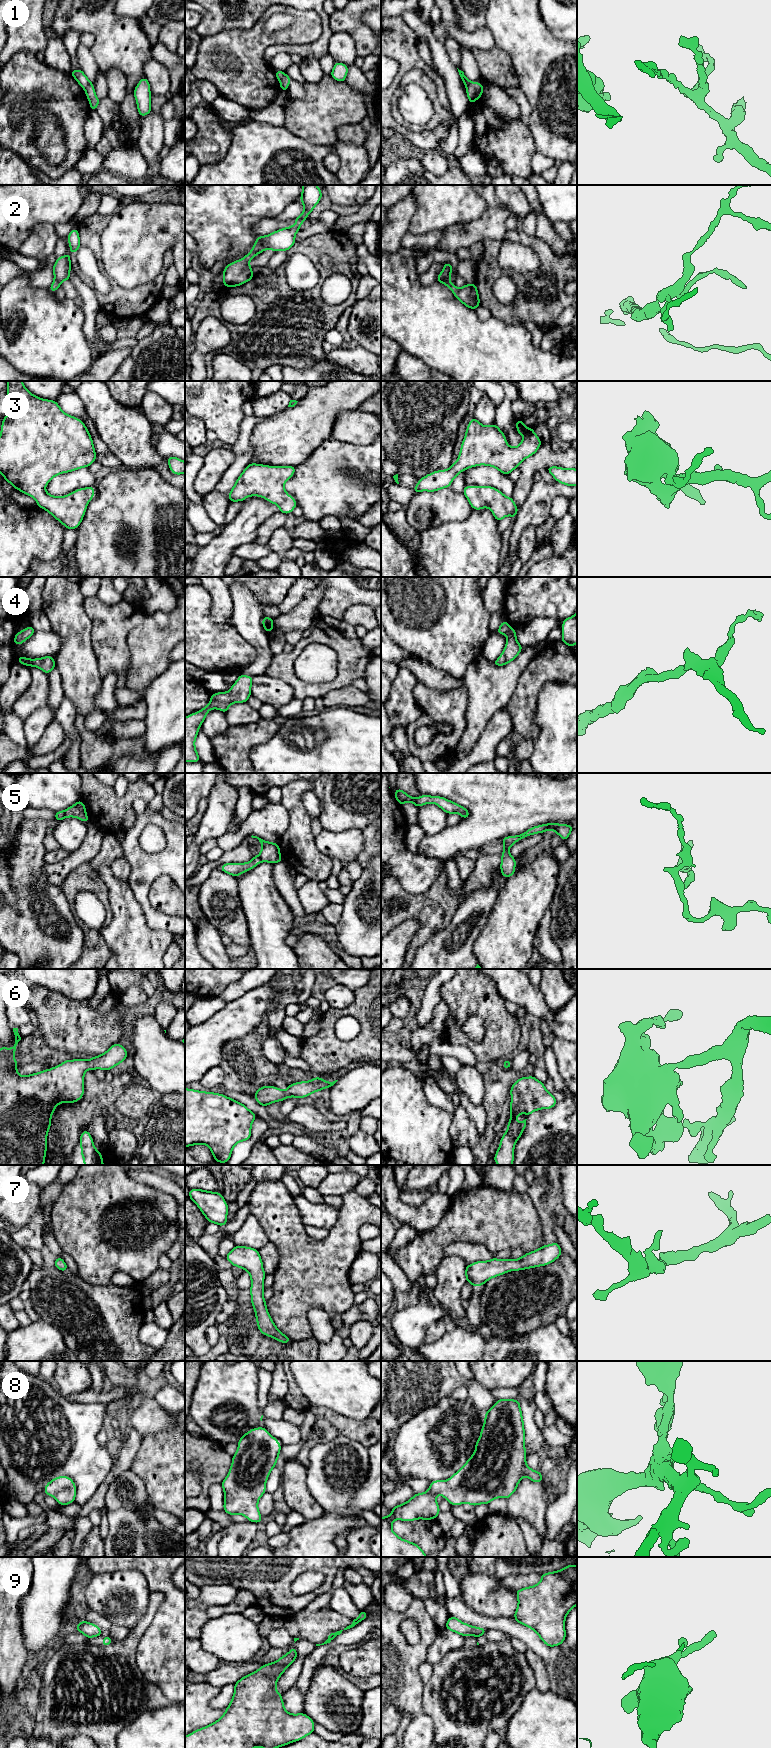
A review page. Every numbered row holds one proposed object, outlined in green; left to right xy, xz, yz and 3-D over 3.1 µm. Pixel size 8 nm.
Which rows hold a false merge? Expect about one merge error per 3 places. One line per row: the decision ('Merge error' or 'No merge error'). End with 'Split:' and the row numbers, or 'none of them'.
1: Merge error
2: No merge error
3: No merge error
4: No merge error
5: Merge error
6: No merge error
7: No merge error
8: No merge error
9: Merge error
Split: 1, 5, 9

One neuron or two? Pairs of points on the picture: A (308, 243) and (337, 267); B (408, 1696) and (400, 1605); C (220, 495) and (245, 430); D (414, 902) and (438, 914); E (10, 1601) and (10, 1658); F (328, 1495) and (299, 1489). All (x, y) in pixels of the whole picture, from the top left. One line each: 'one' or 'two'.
A: one
B: two
C: one
D: one
E: one
F: two

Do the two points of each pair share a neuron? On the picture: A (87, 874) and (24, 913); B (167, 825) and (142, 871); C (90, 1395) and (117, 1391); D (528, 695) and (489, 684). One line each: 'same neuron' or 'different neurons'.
A: different neurons
B: same neuron
C: same neuron
D: different neurons

